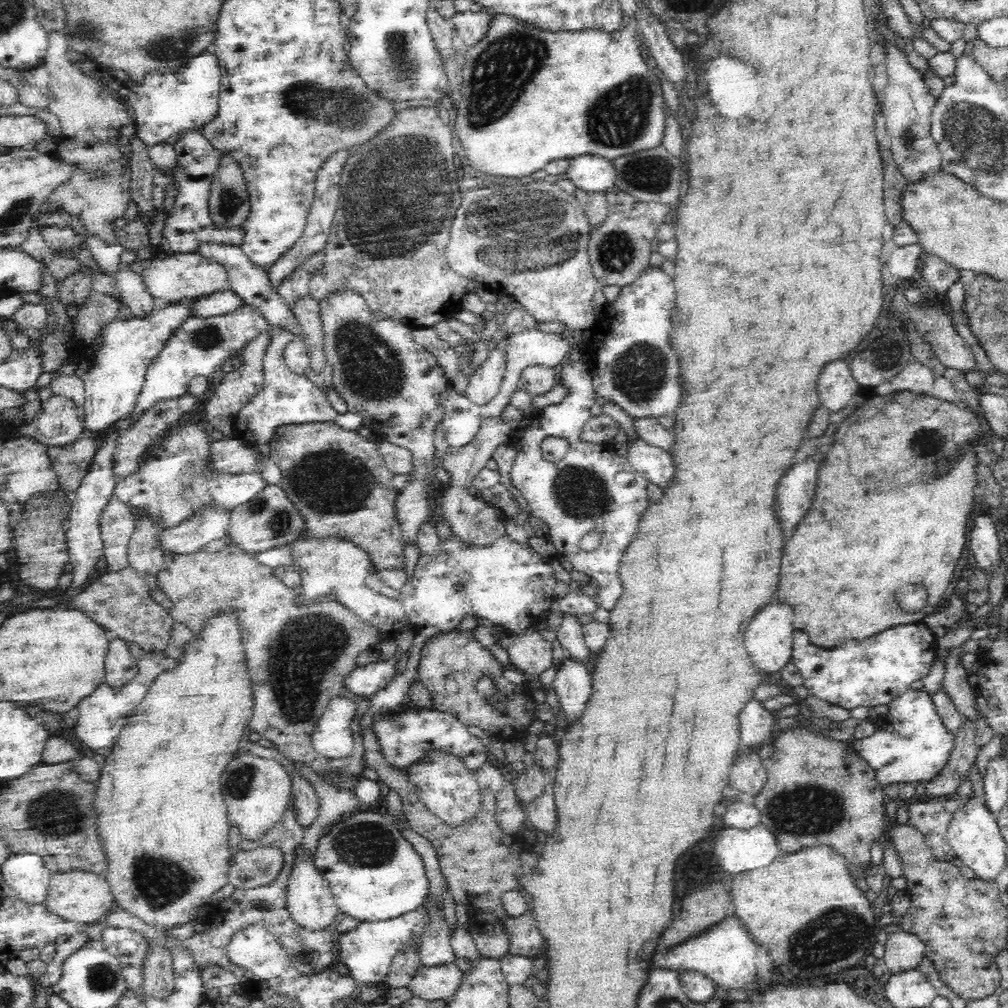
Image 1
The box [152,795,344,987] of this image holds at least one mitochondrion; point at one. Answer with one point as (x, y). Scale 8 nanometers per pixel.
(262, 904)

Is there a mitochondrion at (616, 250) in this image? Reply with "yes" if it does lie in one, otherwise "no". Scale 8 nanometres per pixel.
yes

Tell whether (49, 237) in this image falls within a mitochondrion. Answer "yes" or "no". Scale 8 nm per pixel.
no

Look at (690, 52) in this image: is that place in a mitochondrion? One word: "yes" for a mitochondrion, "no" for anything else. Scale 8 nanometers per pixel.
no

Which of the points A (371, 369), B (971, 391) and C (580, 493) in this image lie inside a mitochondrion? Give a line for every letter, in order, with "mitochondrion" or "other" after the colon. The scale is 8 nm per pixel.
A: mitochondrion
B: other
C: mitochondrion

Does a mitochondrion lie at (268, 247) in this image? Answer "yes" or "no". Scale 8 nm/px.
no

